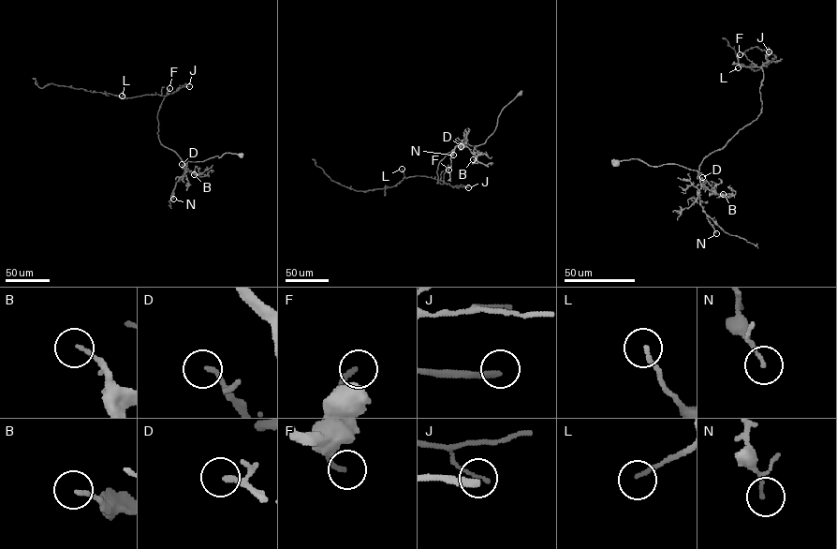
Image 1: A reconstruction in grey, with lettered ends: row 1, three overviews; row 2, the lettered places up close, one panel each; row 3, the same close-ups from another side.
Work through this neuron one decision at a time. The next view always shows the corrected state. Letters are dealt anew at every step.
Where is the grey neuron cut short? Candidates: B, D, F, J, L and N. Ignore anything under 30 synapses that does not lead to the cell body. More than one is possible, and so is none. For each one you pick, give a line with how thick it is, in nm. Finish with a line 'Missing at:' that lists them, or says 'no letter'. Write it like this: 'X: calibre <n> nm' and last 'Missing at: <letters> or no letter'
D: calibre 170 nm
J: calibre 240 nm
Missing at: D, J

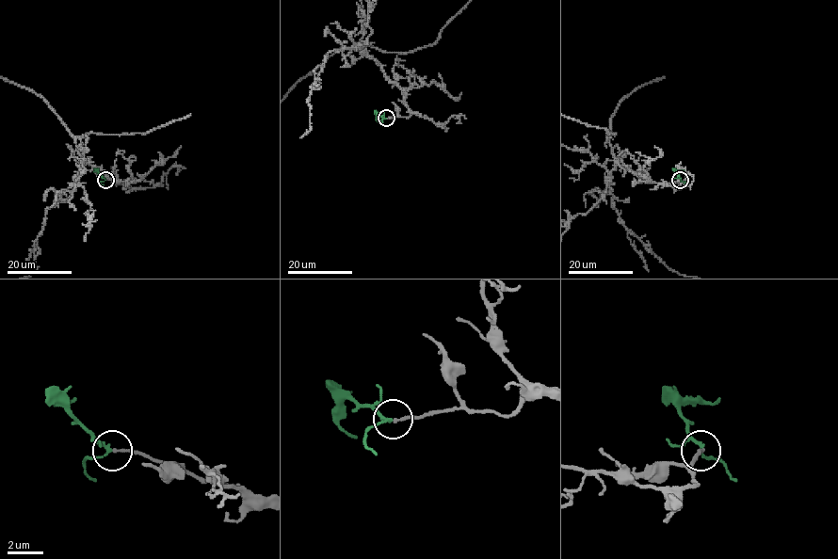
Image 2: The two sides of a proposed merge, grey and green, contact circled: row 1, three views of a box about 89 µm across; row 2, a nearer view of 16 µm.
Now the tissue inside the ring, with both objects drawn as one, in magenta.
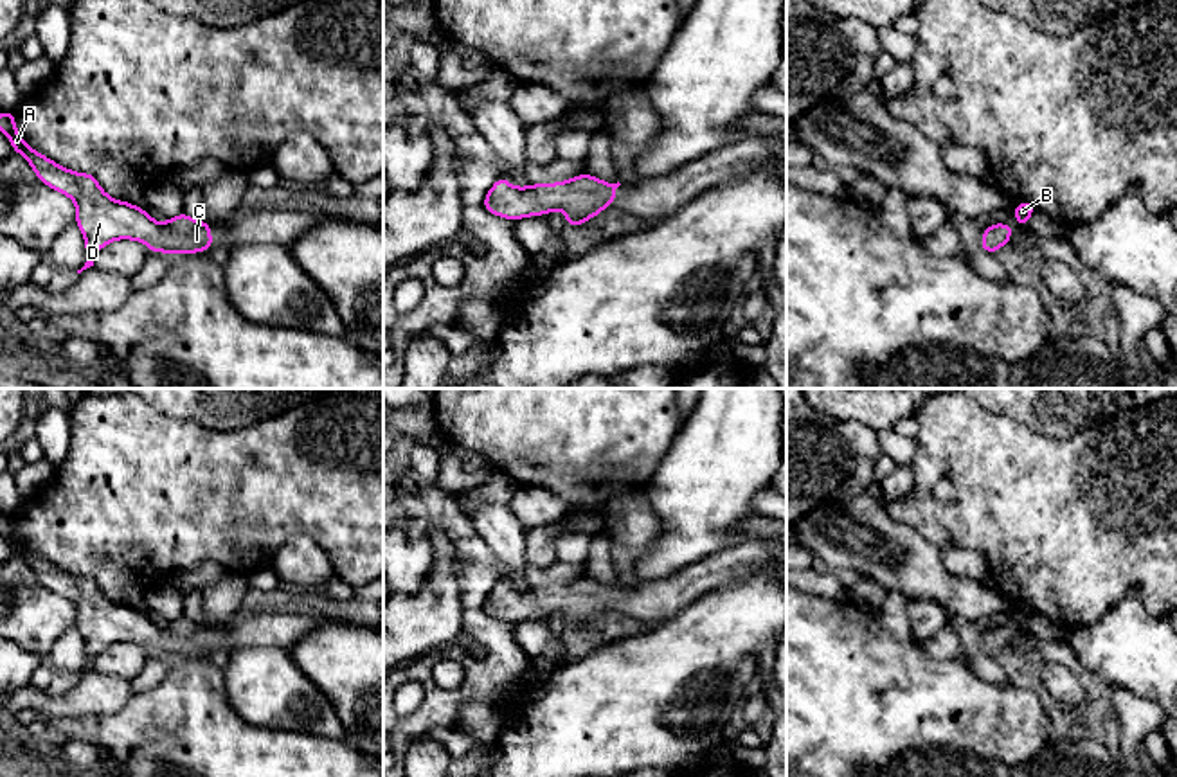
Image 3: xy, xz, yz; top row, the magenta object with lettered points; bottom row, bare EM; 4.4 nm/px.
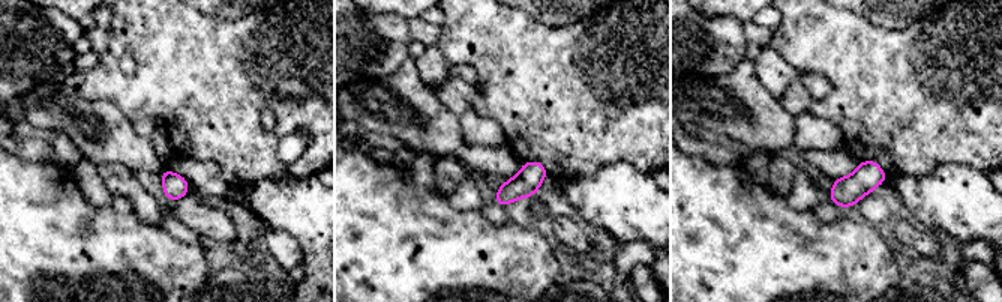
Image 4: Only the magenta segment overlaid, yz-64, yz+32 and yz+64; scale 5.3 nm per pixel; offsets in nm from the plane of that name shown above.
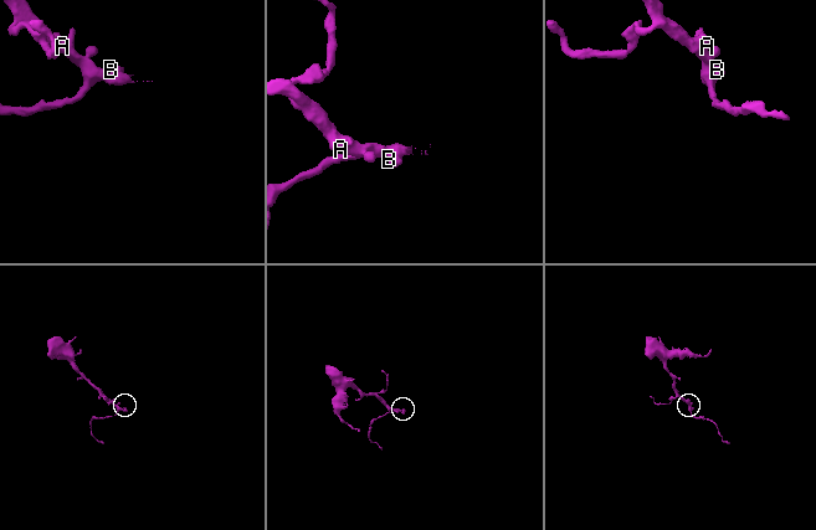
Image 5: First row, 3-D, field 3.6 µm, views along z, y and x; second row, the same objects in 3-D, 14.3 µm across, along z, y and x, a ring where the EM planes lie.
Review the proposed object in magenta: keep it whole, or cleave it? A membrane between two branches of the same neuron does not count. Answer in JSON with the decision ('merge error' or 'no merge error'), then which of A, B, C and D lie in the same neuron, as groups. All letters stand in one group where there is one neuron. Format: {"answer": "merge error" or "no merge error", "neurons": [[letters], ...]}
{"answer": "no merge error", "neurons": [["A", "B", "C", "D"]]}

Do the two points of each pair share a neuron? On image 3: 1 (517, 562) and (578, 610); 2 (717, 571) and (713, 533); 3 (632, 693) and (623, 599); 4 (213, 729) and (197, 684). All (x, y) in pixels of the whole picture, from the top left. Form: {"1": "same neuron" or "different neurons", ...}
{"1": "different neurons", "2": "different neurons", "3": "different neurons", "4": "same neuron"}

